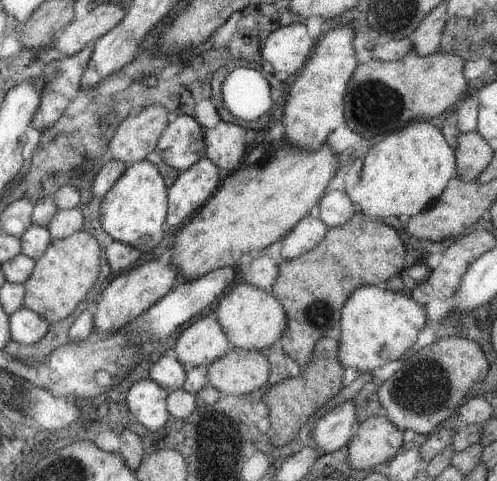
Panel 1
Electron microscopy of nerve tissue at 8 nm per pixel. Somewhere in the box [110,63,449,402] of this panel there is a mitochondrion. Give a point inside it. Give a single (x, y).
(373, 103)

